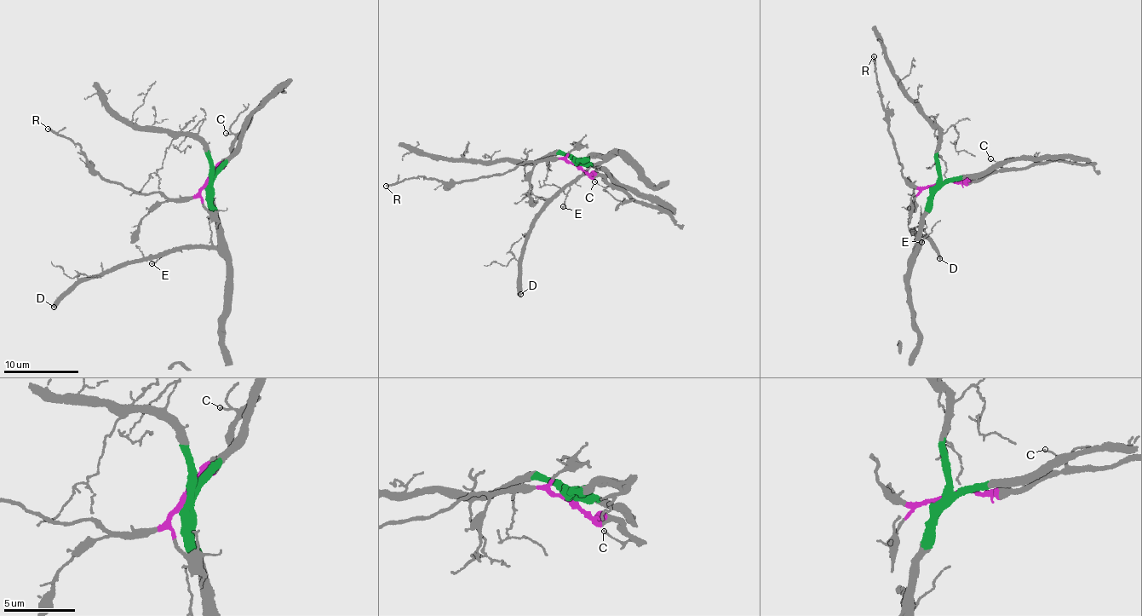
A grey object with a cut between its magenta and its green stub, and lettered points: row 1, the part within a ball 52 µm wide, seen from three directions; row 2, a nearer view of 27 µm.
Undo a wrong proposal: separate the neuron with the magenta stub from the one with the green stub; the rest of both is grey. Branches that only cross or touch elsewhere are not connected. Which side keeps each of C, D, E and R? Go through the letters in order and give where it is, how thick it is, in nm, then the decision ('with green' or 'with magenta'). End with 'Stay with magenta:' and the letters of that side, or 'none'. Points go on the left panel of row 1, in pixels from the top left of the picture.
C: place (226, 133); calibre 90 nm; with magenta
D: place (54, 307); calibre 360 nm; with green
E: place (152, 263); calibre 140 nm; with green
R: place (48, 129); calibre 190 nm; with magenta
Stay with magenta: C, R

